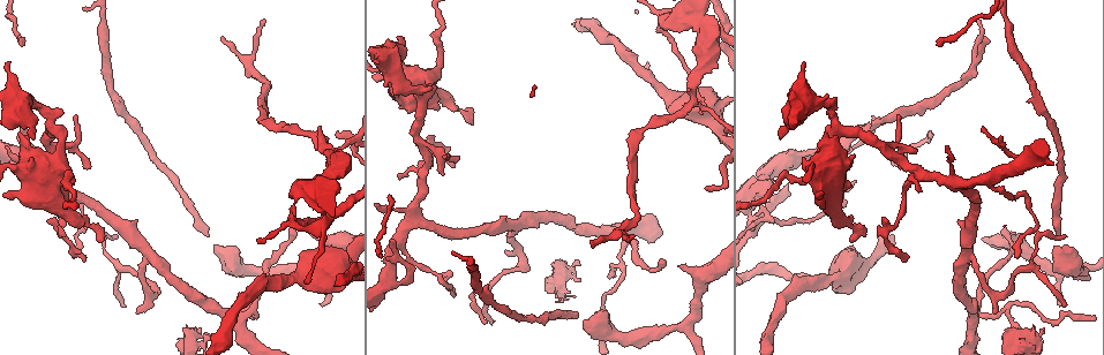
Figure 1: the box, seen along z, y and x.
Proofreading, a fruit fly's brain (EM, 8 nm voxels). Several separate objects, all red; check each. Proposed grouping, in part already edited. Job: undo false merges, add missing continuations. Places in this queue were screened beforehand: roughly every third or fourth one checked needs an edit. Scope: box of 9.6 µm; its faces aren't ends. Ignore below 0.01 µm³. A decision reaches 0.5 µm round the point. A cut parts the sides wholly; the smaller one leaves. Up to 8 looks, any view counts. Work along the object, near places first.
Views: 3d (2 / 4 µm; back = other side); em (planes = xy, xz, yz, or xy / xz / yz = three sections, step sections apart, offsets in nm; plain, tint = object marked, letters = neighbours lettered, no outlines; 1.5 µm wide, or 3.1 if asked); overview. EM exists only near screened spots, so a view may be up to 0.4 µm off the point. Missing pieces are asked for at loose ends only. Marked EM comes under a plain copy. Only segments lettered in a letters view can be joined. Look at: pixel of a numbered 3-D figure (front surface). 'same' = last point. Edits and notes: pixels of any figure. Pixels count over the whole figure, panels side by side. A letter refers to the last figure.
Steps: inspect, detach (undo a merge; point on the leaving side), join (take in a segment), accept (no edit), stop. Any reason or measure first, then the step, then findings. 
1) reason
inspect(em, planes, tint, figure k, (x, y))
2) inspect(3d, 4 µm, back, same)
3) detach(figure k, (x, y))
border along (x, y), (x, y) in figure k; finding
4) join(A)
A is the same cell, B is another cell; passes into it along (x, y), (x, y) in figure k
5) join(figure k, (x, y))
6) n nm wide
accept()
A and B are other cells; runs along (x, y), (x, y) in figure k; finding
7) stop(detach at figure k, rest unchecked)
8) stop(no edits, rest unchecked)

branch stops here
inspect(em, planes, letters, figure 1, (223, 36))

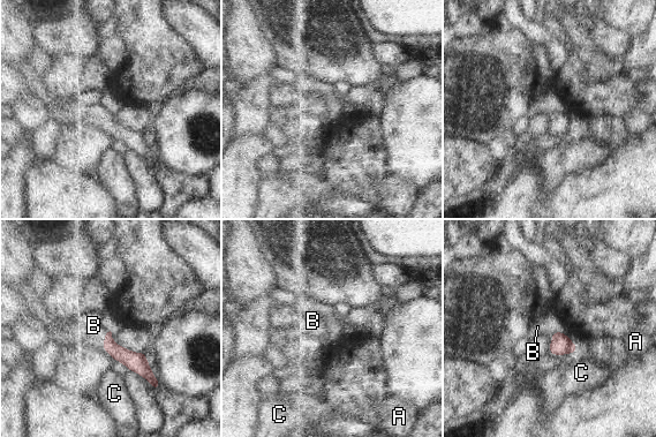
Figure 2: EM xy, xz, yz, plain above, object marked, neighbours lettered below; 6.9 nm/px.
join(B)
B is the same cell, A and C are other cells; passes into it along (132, 360), (105, 337), (93, 325) in figure 2; it goes on there

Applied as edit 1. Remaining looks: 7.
thick turns thin
inspect(3d, 4 µm, figure 1, (293, 218))

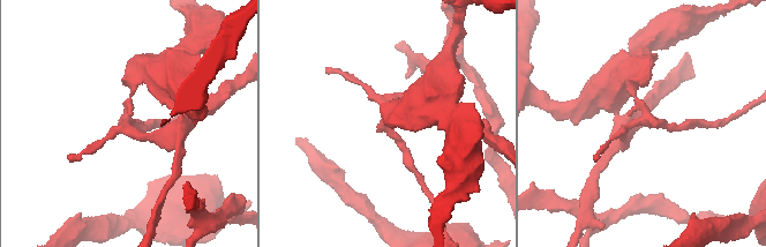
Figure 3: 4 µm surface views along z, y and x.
3 arms; shape alone is not enough
inspect(em, planes, letters, figure 3, (128, 118))

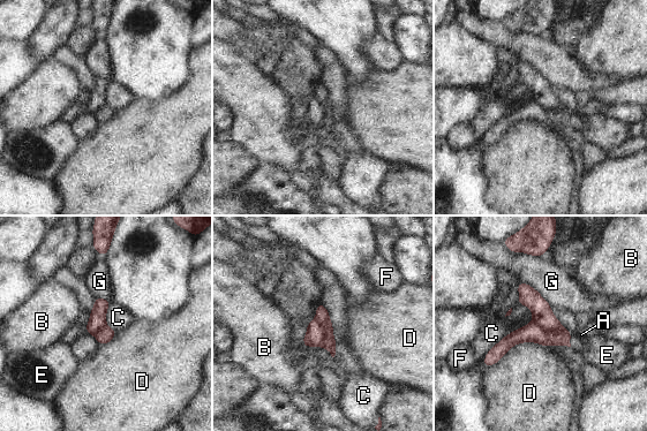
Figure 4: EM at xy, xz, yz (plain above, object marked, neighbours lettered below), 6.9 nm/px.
D touches over 440 nm
detach(figure 4, (531, 332))
A, B, C, D, E, F and G are other cells; border along (533, 322), (547, 331), (564, 329) in figure 4; two neurons meet here

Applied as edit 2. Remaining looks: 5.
thin end
inspect(3d, 4 µm, back, figure 1, (994, 311))

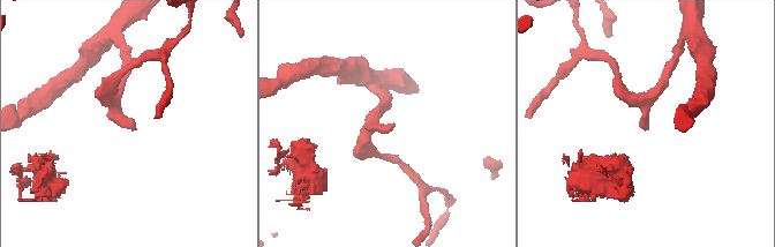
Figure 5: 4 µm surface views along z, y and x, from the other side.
need the tissue
inspect(em, planes, tint, figure 5, (392, 124))

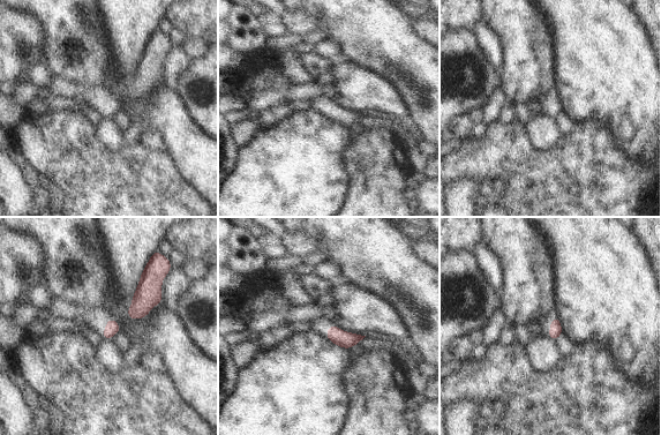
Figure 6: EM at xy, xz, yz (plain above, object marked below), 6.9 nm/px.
see the neighbours
inspect(em, planes, letters, same)

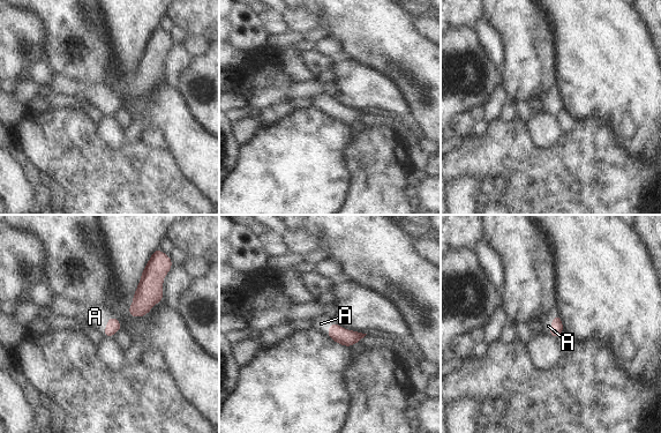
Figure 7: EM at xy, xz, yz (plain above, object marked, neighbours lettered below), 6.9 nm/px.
join(A)
A is the same cell; passes into it along (113, 325), (107, 326), (95, 316) in figure 7; it goes on there

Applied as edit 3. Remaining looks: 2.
stop(join at figure 2, detach at figure 4, join at figure 7, rest unchecked)

